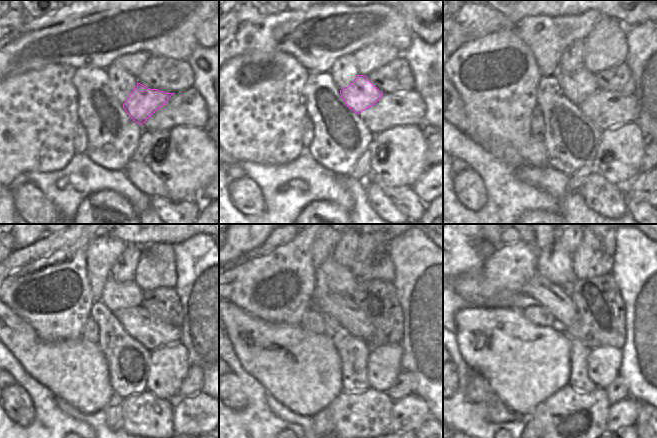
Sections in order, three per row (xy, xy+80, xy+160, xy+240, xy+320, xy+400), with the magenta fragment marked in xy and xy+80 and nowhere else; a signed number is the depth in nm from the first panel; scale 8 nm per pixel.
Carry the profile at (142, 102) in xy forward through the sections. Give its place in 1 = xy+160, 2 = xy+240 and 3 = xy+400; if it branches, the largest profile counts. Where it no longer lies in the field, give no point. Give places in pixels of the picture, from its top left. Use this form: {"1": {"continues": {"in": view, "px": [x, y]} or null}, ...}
{"1": {"continues": {"in": "xy+160", "px": [577, 86]}}, "2": {"continues": {"in": "xy+240", "px": [115, 296]}}, "3": {"continues": {"in": "xy+400", "px": [554, 263]}}}

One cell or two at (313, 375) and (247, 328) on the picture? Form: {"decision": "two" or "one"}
{"decision": "one"}

